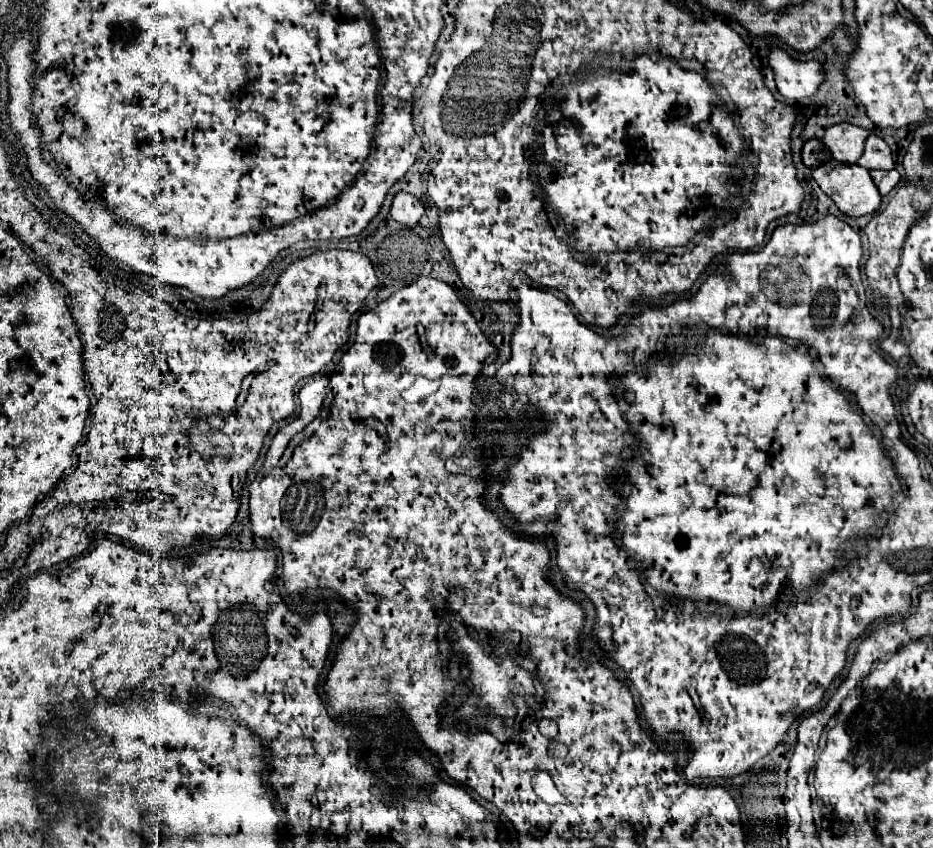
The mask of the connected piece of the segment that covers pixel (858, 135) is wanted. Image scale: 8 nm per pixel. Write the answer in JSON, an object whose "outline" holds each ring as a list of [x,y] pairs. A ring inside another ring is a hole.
{"outline":[[[837,123],[825,131],[823,143],[829,147],[833,159],[841,163],[857,163],[867,137],[869,131],[863,127],[851,123]]]}

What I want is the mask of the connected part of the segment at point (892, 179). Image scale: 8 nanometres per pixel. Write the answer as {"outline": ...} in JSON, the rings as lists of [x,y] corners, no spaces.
{"outline":[[[891,169],[889,173],[881,173],[881,171],[871,171],[871,177],[879,189],[881,195],[887,195],[897,183],[899,183],[899,171]]]}

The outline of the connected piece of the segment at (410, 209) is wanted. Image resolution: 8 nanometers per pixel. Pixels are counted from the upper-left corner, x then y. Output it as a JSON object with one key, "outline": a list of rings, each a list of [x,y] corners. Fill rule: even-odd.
{"outline":[[[399,191],[393,199],[393,205],[391,205],[391,217],[407,227],[413,227],[419,223],[419,219],[423,217],[425,213],[425,207],[419,199],[415,199],[413,193],[407,193],[407,191]]]}

